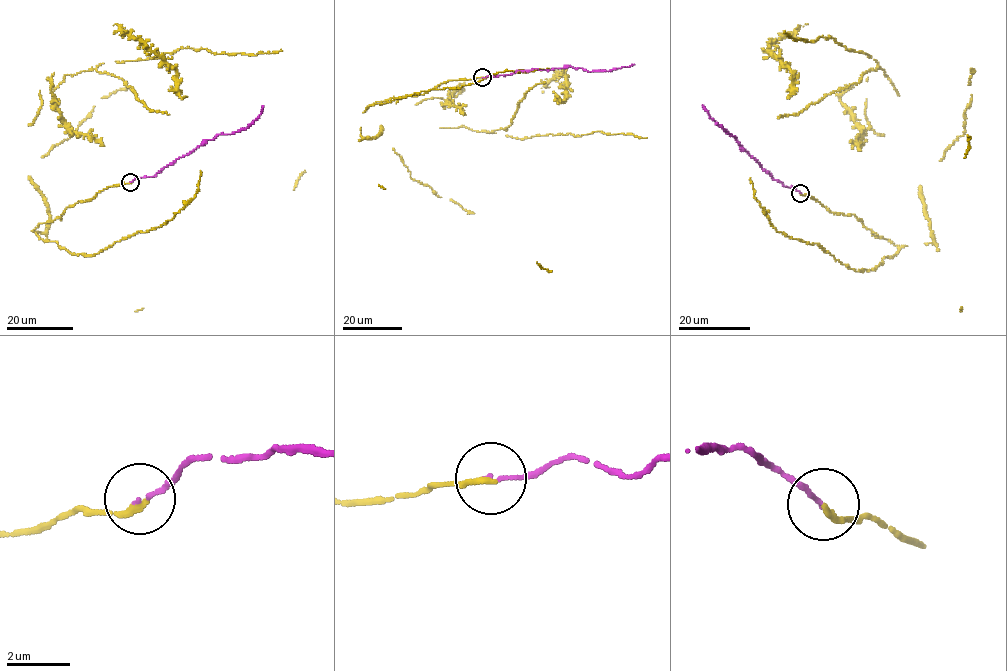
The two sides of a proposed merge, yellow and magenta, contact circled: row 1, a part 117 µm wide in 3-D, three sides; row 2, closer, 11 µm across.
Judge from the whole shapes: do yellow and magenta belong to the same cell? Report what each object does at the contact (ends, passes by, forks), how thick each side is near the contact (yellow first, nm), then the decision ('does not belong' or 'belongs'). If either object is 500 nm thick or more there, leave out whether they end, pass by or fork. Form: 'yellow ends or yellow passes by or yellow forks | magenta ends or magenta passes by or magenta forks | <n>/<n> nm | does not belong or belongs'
yellow ends | magenta ends | 200/110 nm | belongs

